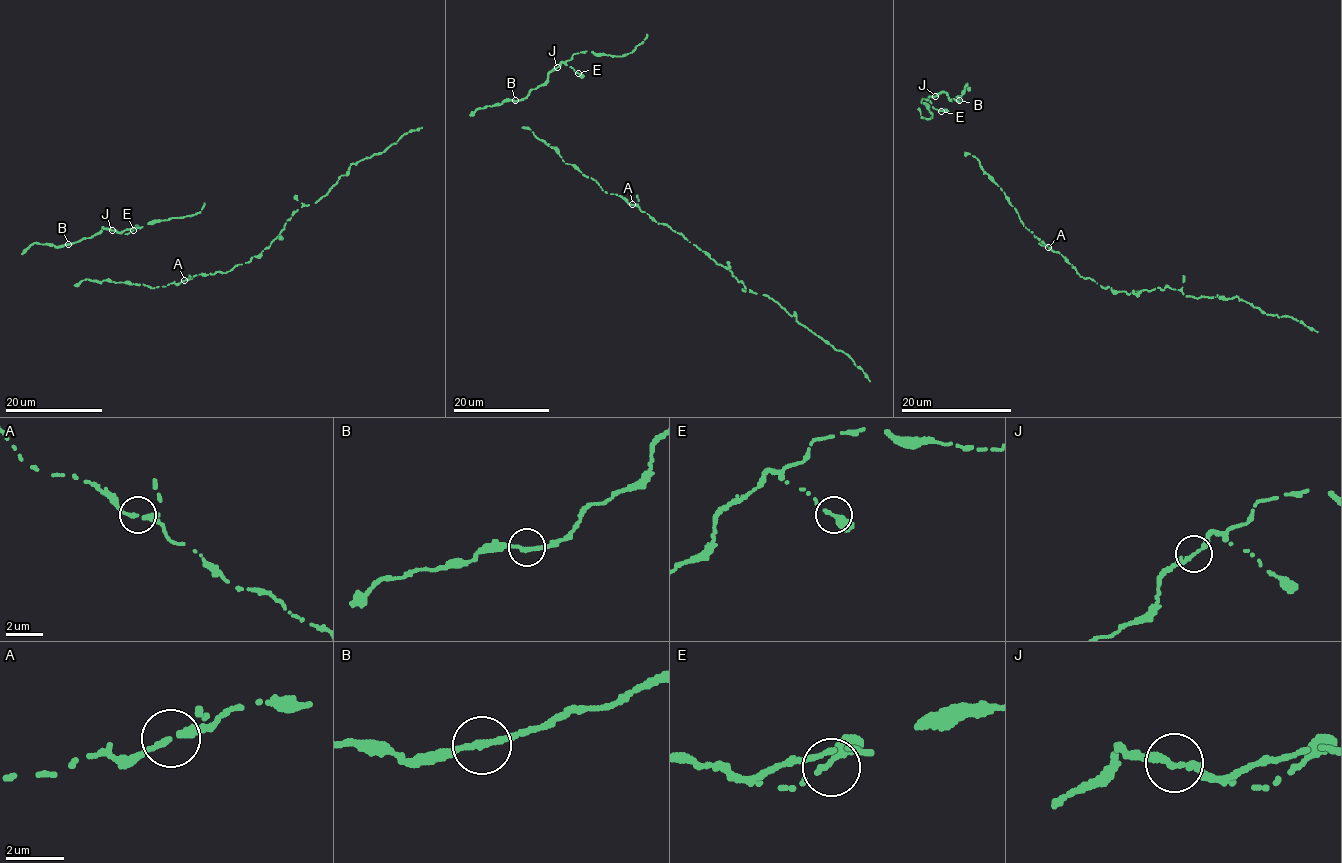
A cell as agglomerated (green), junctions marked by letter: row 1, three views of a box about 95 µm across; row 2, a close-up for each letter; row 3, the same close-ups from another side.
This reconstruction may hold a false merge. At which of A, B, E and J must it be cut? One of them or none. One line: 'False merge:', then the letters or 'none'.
False merge: none

